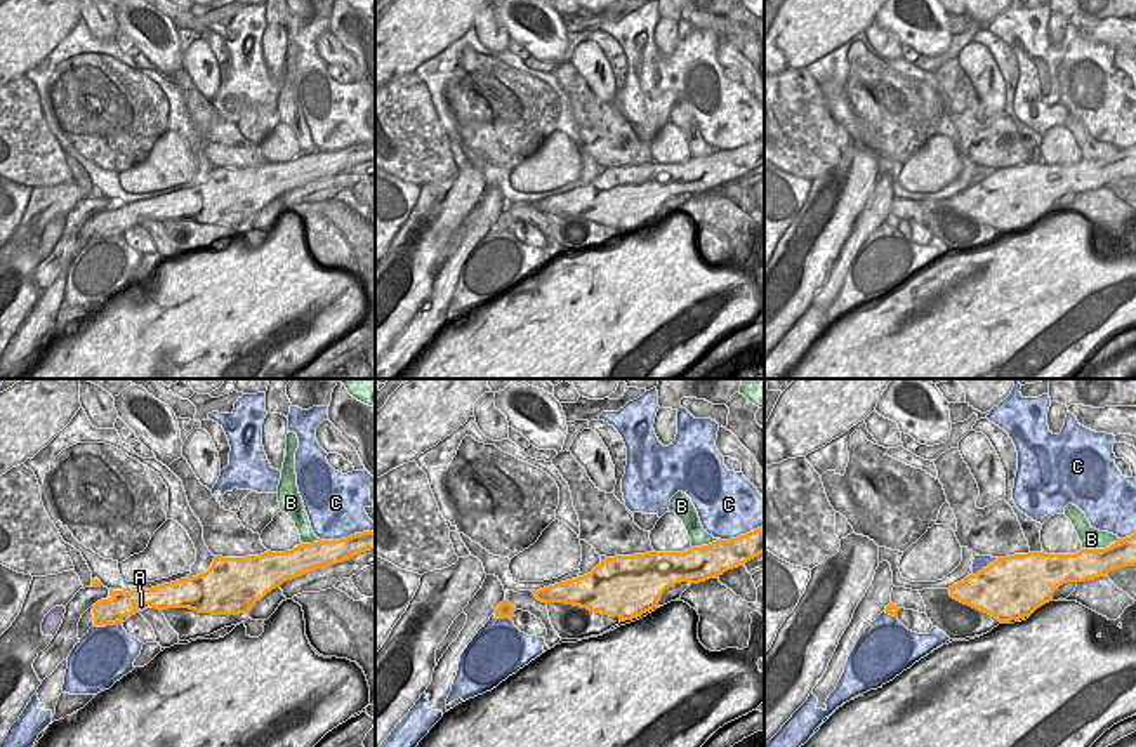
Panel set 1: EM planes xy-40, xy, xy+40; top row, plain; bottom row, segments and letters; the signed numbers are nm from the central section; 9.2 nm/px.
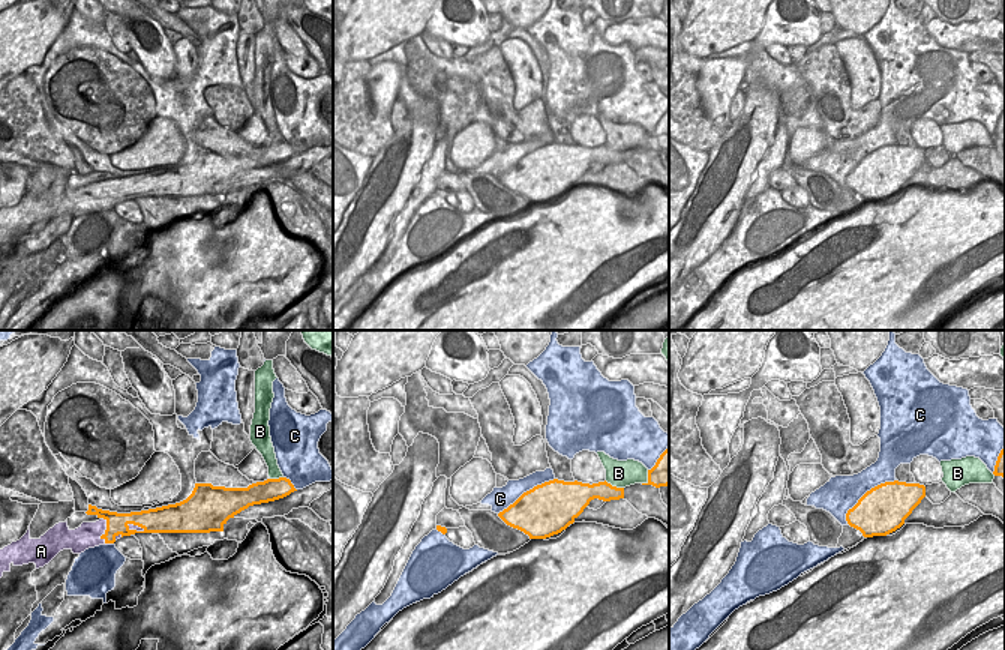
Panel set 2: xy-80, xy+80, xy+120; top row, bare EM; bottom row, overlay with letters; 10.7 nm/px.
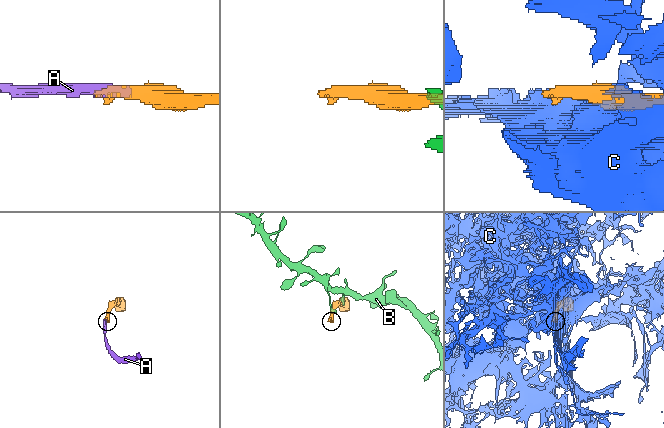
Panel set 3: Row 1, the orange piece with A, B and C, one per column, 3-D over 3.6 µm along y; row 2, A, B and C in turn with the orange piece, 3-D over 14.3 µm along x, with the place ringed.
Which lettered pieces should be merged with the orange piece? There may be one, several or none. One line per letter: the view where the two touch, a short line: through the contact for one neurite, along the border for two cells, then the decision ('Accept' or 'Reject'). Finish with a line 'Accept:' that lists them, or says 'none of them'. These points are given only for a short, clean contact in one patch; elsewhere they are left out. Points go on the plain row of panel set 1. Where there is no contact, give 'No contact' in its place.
A: Touches orange in xy-40. Accept
B: Touches orange in xy+40. Reject
C: Touches orange in xy-40. Reject
Accept: A

